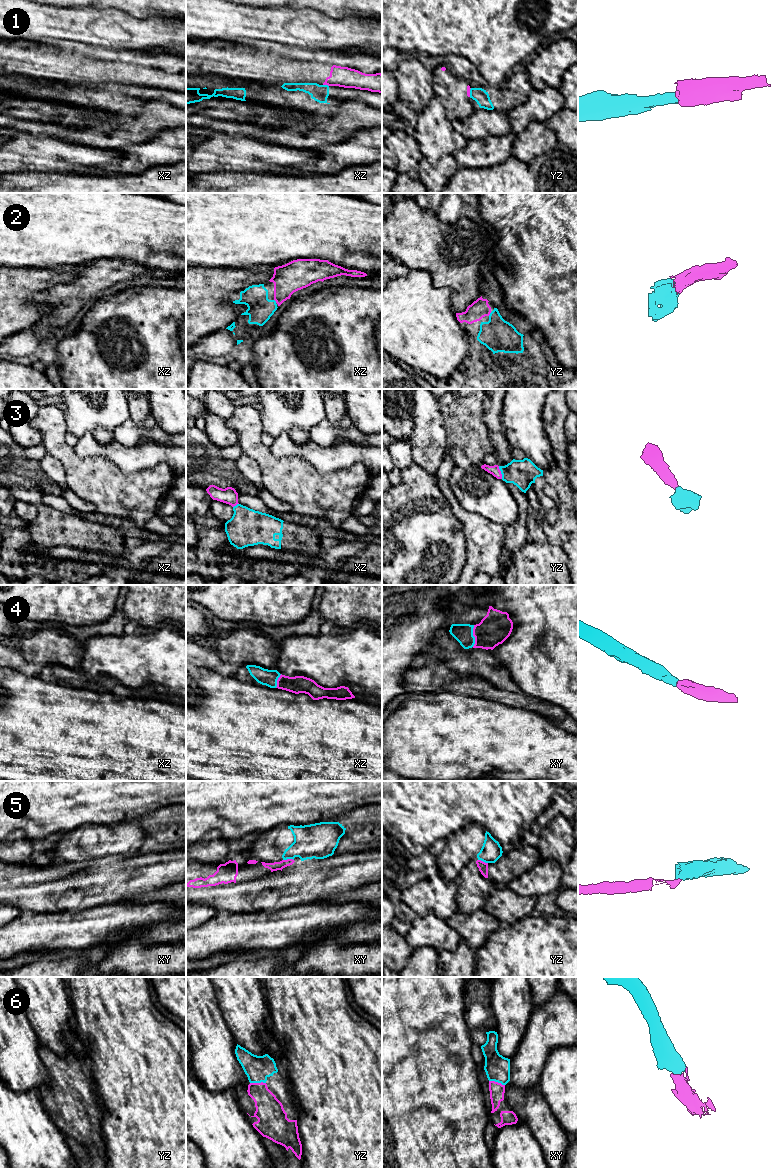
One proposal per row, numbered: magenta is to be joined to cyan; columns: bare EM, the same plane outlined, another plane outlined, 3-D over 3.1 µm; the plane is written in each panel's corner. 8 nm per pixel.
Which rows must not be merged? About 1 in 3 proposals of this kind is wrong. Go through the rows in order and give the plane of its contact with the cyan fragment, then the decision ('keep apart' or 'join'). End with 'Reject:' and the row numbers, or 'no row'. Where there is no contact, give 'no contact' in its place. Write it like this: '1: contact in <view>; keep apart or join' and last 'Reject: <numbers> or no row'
1: contact in xz; keep apart
2: contact in yz; join
3: contact in yz; join
4: contact in xy; join
5: contact in xy; keep apart
6: contact in yz; join
Reject: 1, 5

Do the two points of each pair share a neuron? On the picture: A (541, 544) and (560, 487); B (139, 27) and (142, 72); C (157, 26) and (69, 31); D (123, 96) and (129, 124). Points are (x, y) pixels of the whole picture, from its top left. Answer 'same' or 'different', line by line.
A: different
B: different
C: same
D: same

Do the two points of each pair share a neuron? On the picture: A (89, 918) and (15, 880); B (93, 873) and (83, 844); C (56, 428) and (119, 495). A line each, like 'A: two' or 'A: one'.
A: two
B: two
C: one

